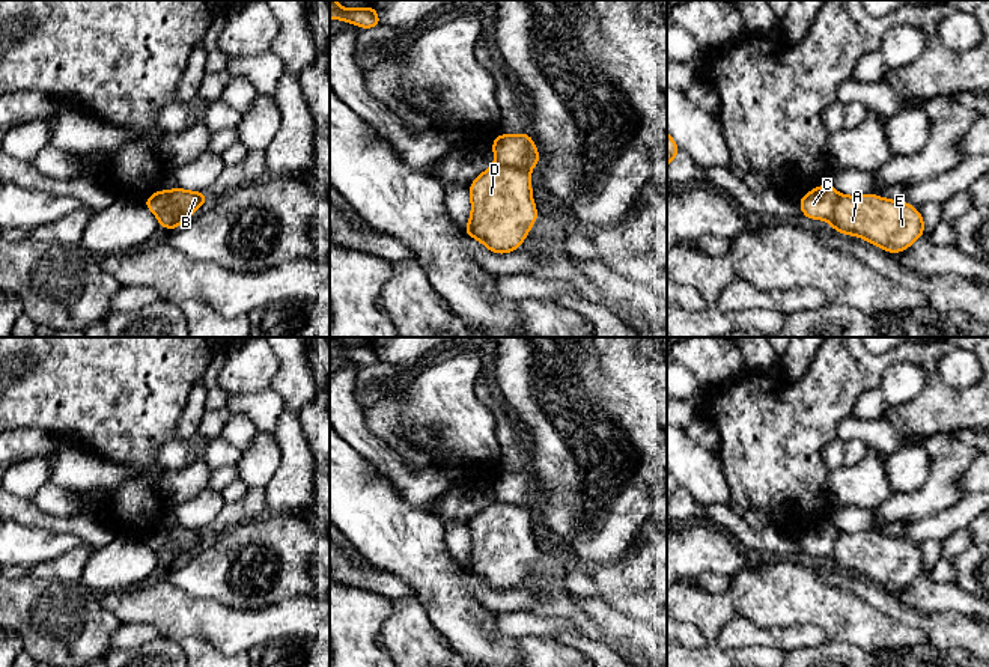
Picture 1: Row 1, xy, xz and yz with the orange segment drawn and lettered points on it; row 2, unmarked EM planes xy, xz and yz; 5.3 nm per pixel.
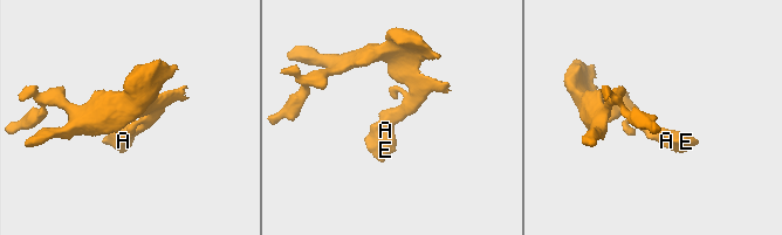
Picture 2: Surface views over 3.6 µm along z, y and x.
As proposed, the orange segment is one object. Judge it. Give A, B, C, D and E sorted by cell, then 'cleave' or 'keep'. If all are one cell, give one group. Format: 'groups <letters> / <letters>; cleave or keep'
groups A D E / B C; cleave

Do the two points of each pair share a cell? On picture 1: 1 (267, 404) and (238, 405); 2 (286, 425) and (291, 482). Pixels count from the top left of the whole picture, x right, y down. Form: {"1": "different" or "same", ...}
{"1": "same", "2": "same"}

